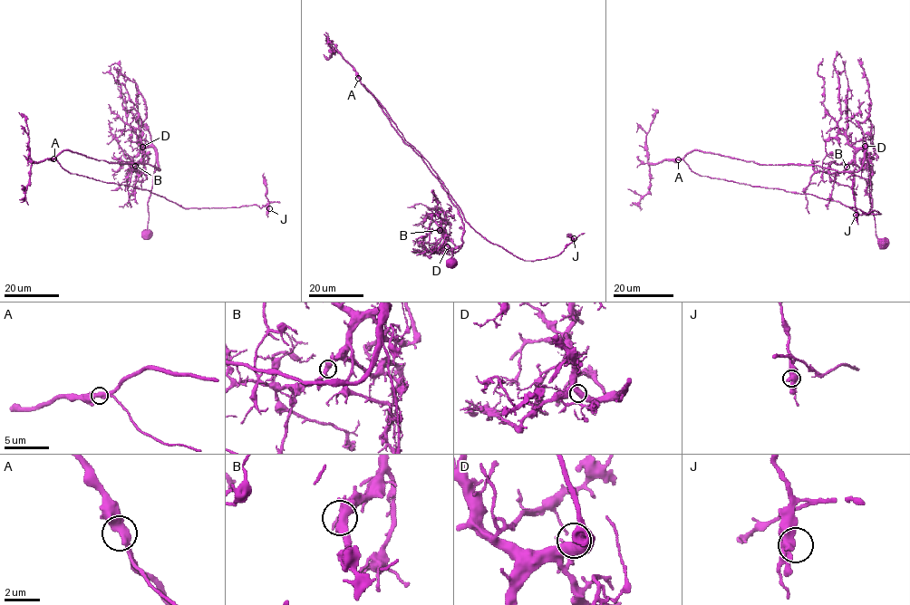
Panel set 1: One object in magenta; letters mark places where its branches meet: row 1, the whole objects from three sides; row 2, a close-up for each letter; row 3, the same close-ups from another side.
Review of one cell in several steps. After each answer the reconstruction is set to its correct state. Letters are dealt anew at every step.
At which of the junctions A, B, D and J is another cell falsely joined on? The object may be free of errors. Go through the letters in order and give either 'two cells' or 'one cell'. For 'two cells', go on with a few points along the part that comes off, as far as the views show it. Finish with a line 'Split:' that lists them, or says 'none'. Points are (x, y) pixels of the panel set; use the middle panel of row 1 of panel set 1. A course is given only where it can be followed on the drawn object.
A: two cells; foreign part runs (358, 78), (403, 139), (428, 162), (466, 220), (488, 241), (526, 261), (557, 255), (575, 239), (568, 236)
B: one cell
D: one cell
J: one cell
Split: A

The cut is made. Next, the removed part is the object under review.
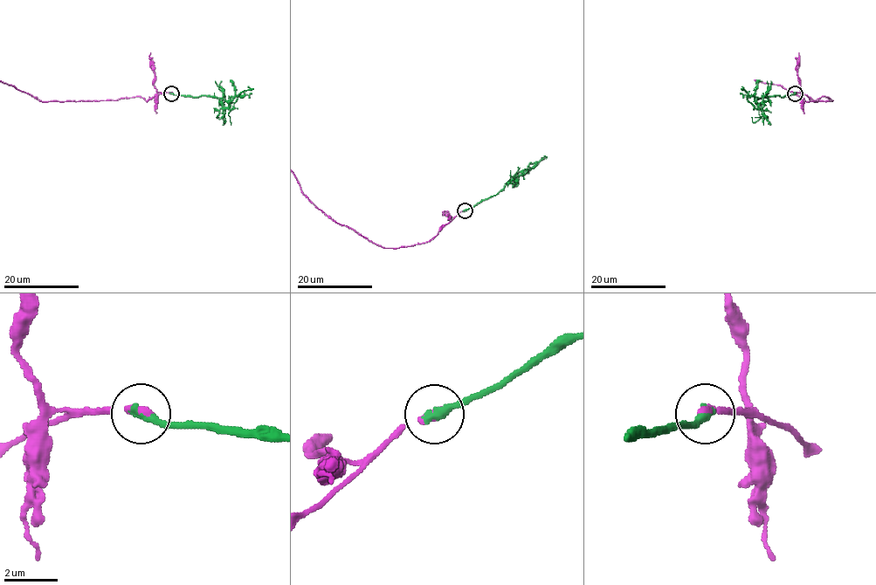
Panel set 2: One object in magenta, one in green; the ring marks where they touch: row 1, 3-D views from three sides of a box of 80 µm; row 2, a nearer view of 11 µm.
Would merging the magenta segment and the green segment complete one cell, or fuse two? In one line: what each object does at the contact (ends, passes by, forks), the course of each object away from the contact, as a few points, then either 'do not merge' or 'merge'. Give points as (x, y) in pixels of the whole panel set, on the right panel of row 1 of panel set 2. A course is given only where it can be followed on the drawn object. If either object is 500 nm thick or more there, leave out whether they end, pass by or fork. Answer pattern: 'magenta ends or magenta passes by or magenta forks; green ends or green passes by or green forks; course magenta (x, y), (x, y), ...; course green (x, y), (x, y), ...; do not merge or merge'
magenta ends; green ends; course green (795, 92), (783, 97), (760, 98), (756, 102), (761, 107), (767, 91), (767, 80); merge

